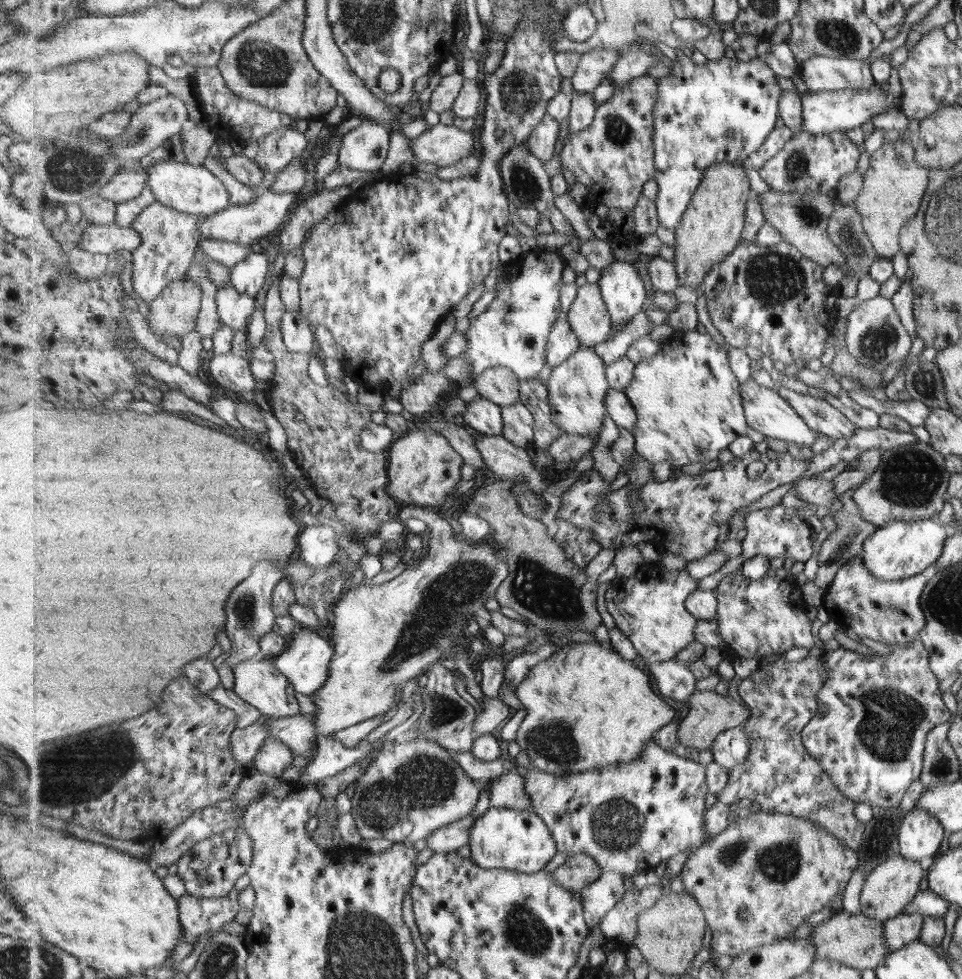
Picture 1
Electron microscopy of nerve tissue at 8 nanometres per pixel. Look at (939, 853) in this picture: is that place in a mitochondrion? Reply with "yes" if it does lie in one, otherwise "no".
no

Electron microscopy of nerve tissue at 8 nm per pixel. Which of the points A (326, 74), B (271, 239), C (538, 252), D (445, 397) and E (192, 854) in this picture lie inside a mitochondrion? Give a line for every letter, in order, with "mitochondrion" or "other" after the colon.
A: other
B: other
C: other
D: other
E: other

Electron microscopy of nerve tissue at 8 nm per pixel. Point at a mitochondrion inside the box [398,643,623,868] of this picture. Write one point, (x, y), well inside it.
(555, 741)

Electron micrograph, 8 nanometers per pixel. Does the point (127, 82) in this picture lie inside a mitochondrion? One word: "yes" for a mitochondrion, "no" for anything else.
no

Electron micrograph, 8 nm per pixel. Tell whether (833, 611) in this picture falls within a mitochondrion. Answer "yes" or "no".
no

